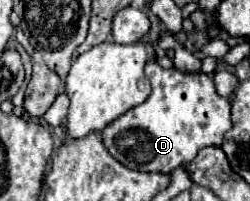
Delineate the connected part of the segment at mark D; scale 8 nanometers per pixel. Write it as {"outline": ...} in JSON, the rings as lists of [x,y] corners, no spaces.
{"outline":[[[149,61],[145,65],[145,77],[151,83],[149,99],[129,109],[125,115],[121,115],[111,125],[107,125],[101,133],[103,145],[121,165],[137,171],[149,171],[149,173],[171,173],[179,165],[193,161],[199,149],[223,143],[223,135],[231,129],[231,103],[229,99],[223,99],[217,95],[213,79],[209,75],[181,73],[175,67],[161,69],[155,61]]]}

